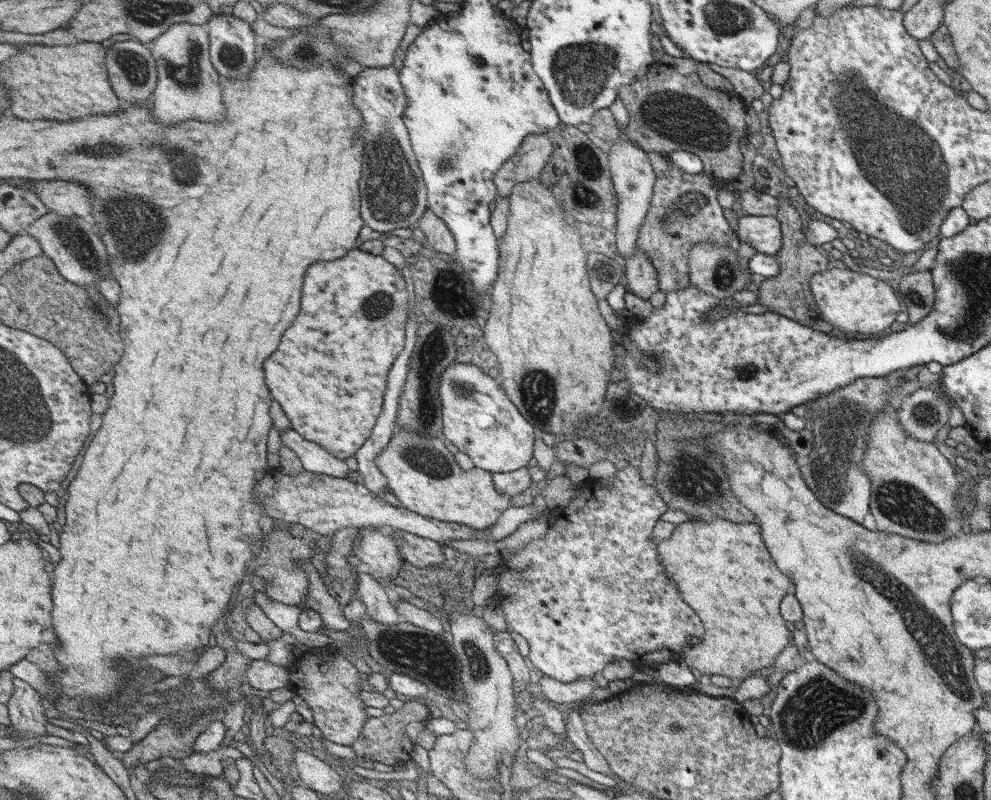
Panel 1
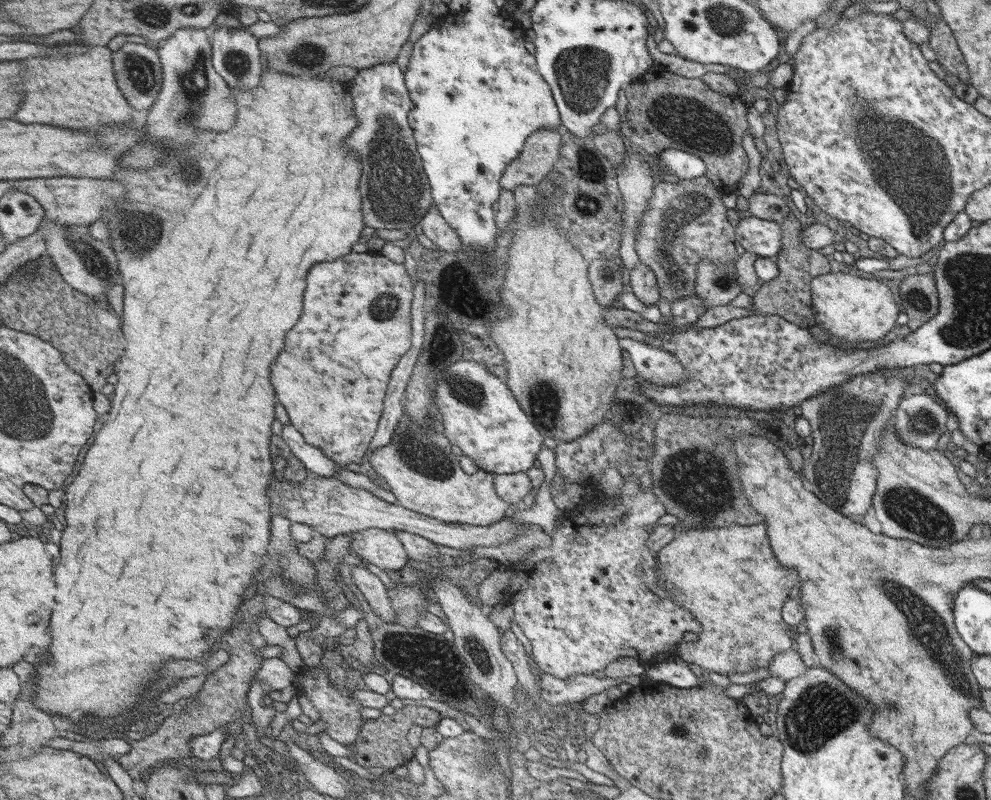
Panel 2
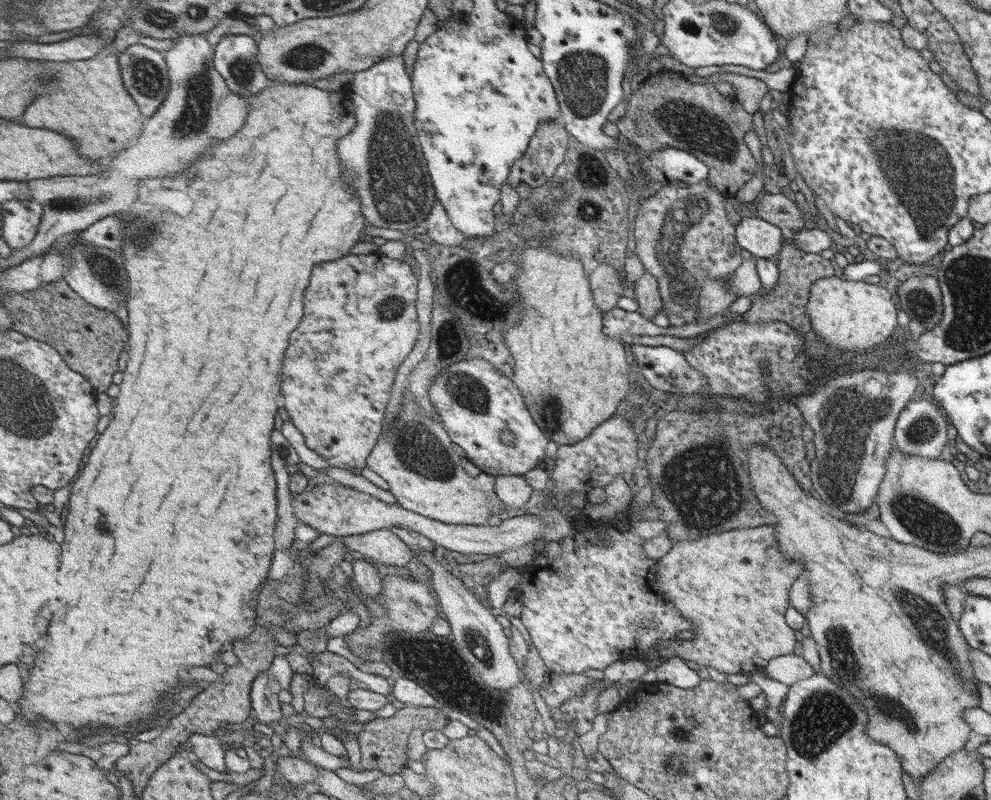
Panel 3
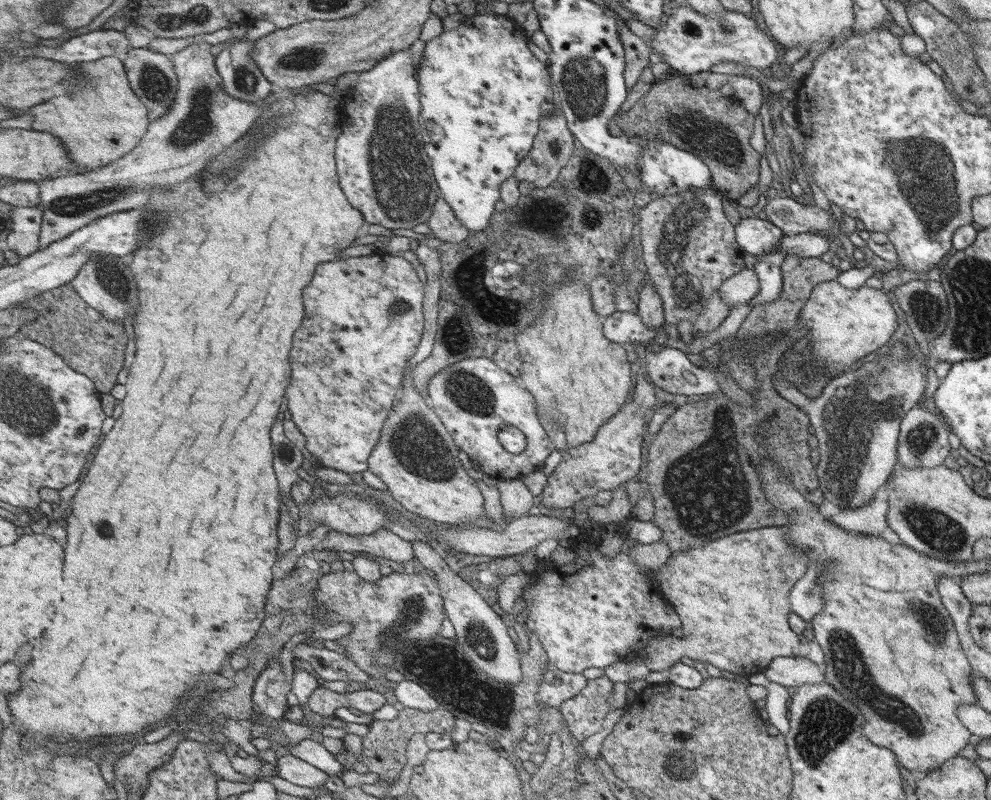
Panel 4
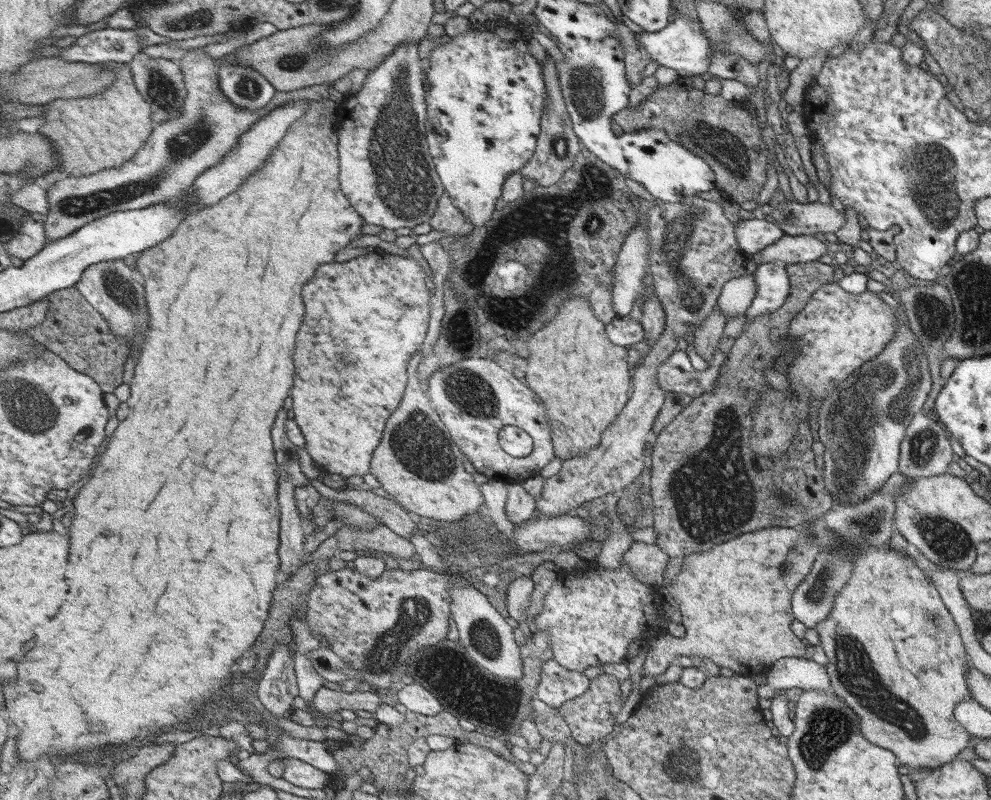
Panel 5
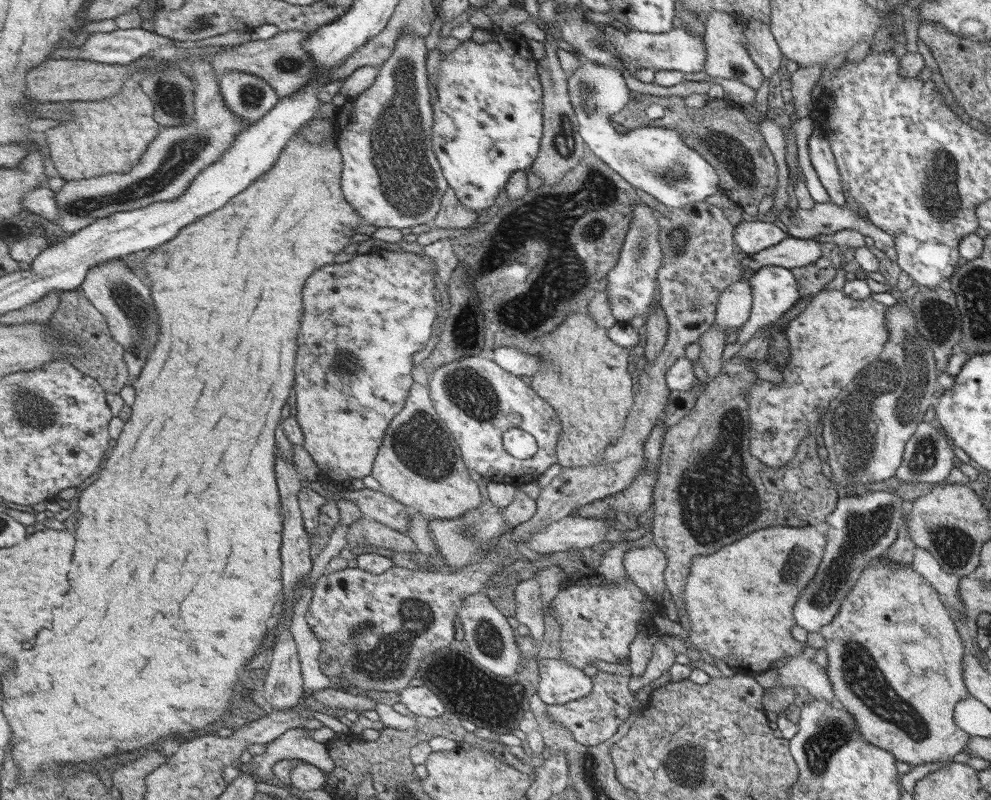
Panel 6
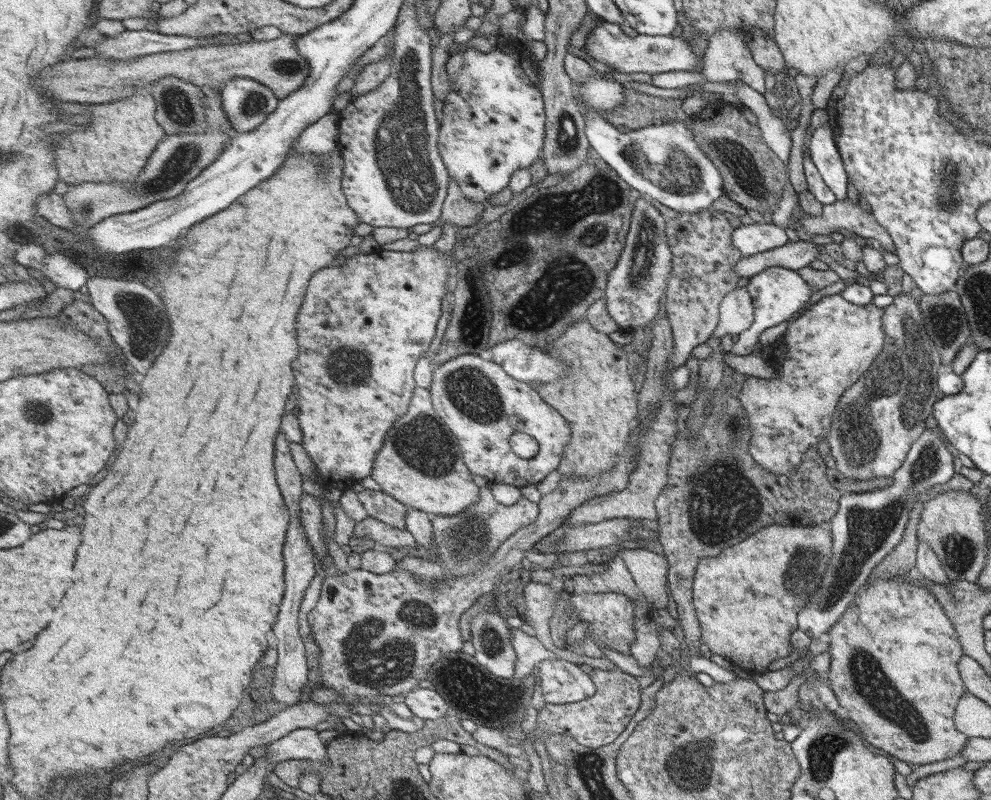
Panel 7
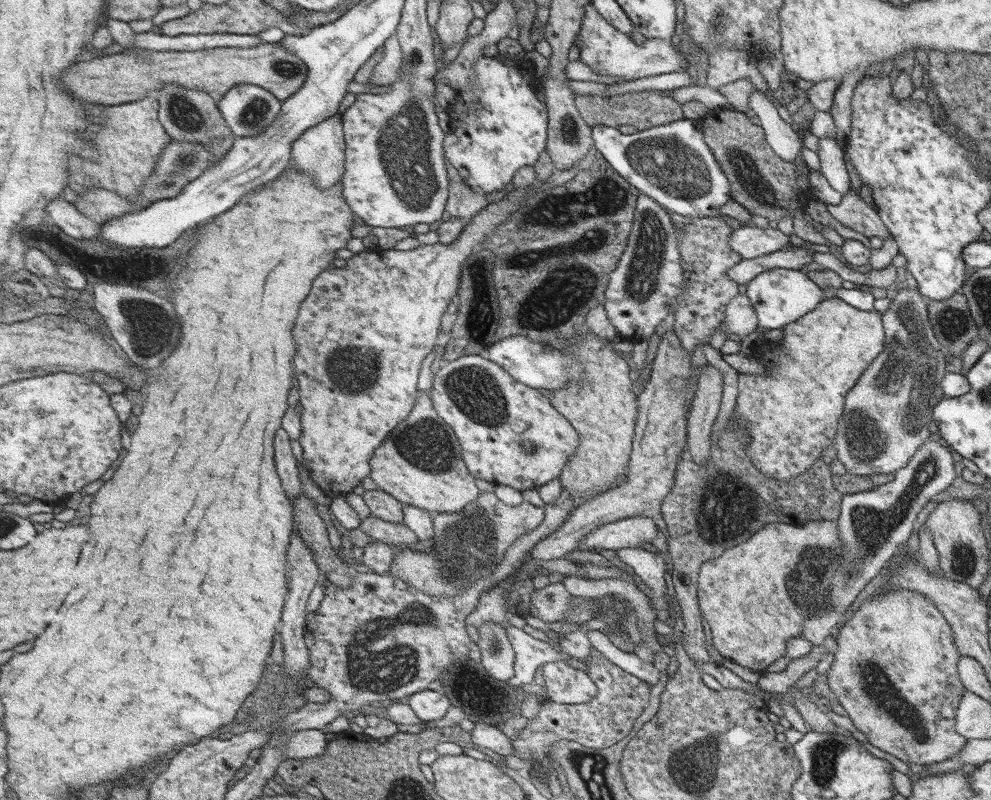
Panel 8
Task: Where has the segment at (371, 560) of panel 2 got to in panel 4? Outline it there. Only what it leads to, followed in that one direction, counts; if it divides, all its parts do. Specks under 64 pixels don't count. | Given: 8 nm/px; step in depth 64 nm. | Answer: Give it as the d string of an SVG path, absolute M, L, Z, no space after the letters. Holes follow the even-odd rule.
M379 527L369 534L357 536L347 535L344 532L334 531L324 537L317 548L365 552L373 556L380 556L397 563L407 562L413 558L412 543L399 538L386 527Z

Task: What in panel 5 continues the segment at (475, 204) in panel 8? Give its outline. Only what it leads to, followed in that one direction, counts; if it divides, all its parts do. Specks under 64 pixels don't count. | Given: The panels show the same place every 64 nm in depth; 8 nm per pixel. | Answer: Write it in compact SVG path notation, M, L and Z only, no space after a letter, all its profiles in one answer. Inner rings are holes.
M445 192L443 197L438 200L435 215L431 215L428 223L433 230L442 230L449 236L454 234L468 235L474 229L474 226L467 218L463 214L459 214L459 210L451 204L451 200Z

